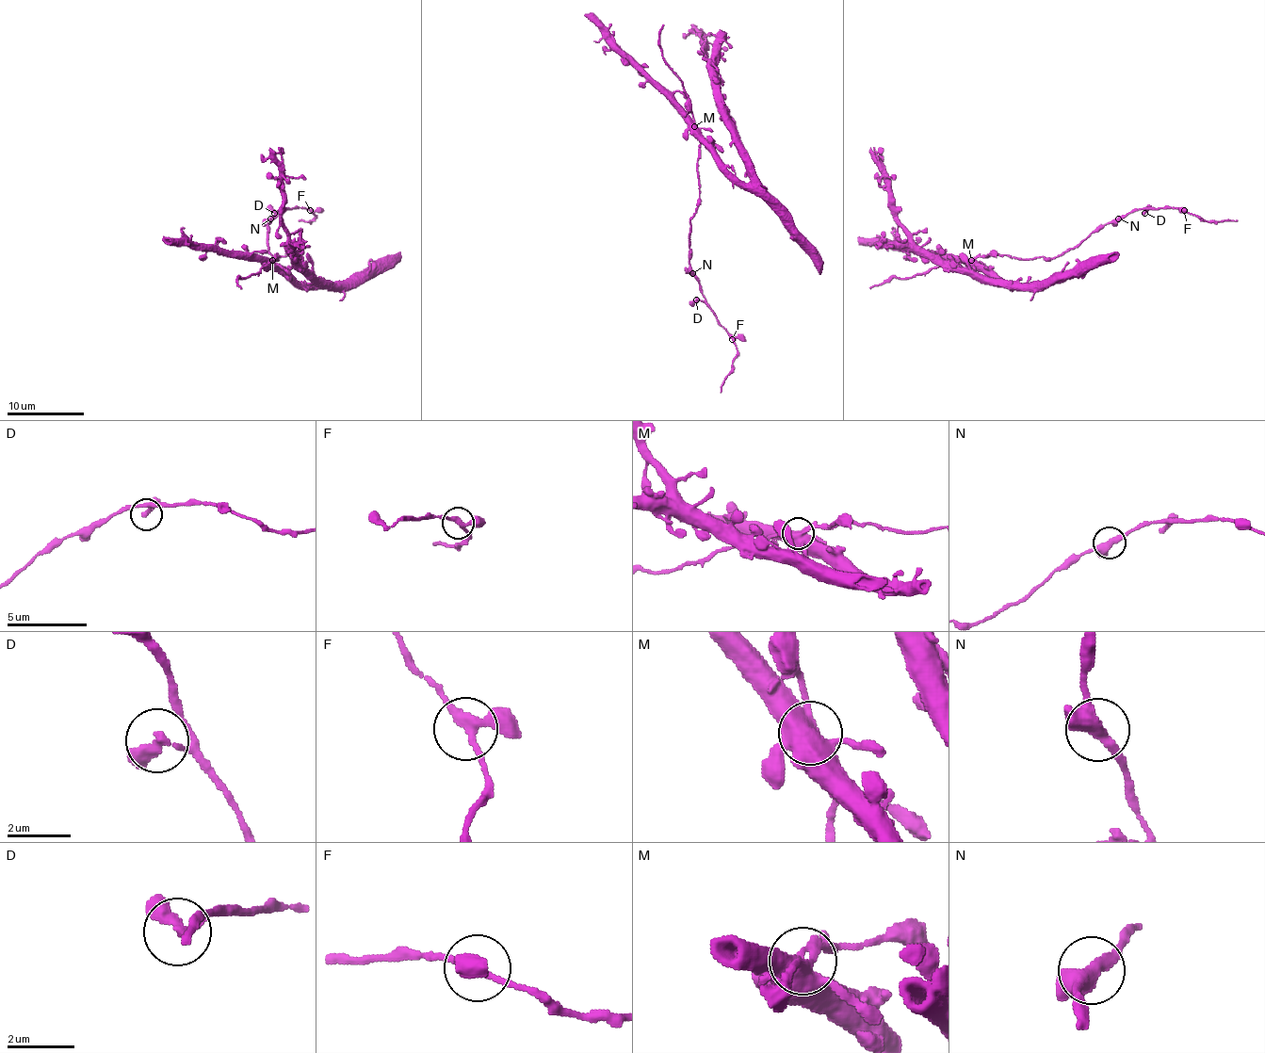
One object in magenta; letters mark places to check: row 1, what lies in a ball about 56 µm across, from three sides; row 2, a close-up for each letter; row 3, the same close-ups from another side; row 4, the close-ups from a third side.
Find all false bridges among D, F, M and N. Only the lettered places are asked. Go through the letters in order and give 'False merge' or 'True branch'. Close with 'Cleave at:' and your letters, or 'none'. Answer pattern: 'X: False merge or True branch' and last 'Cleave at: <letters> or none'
D: True branch
F: True branch
M: False merge
N: True branch
Cleave at: M

